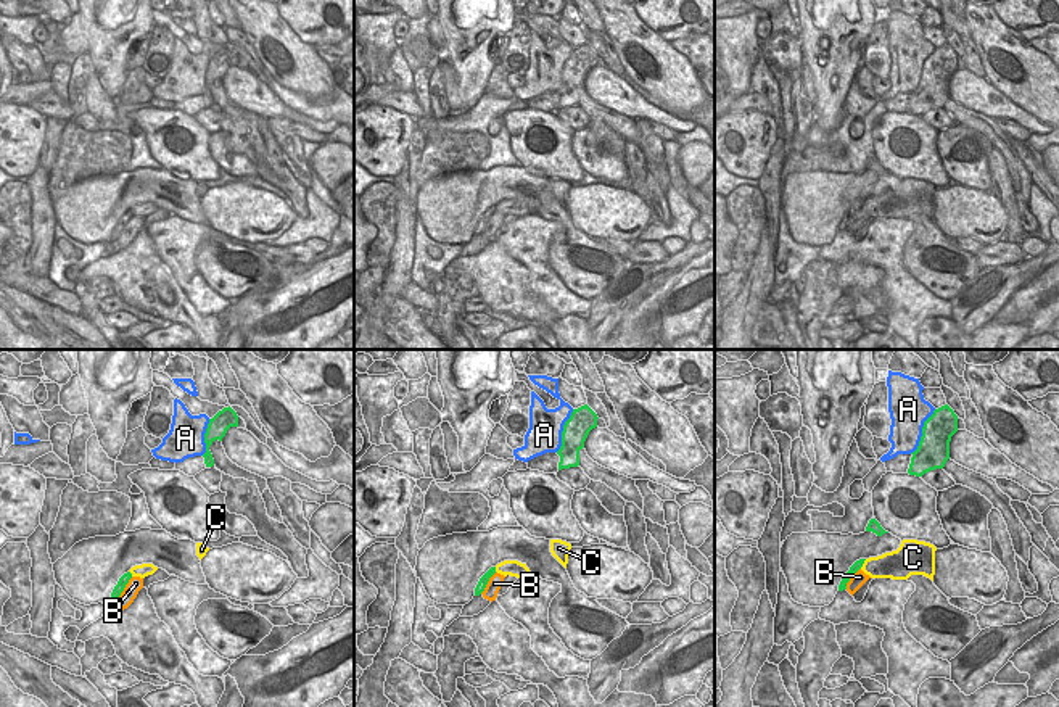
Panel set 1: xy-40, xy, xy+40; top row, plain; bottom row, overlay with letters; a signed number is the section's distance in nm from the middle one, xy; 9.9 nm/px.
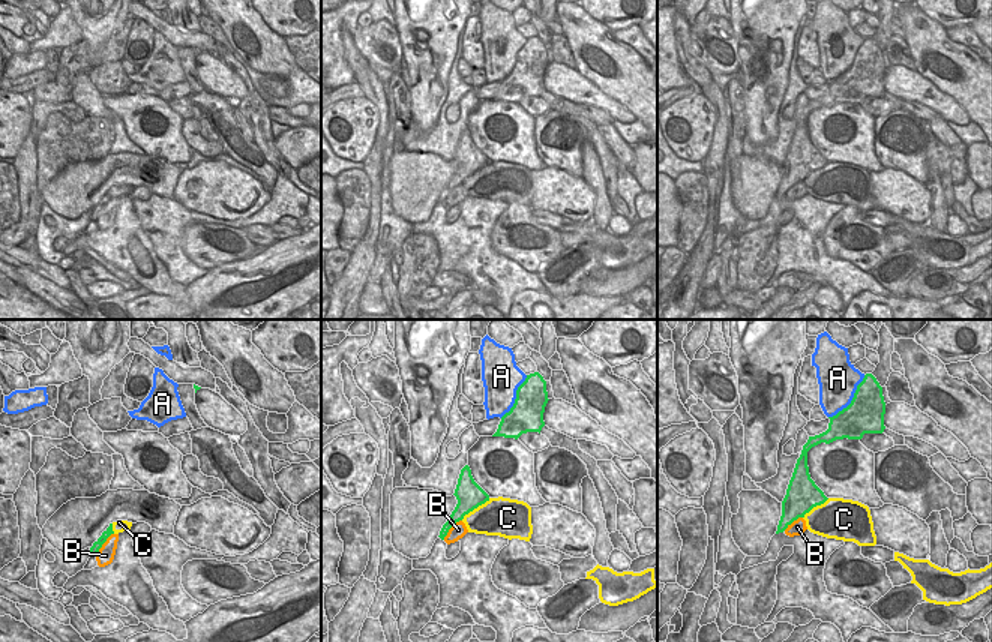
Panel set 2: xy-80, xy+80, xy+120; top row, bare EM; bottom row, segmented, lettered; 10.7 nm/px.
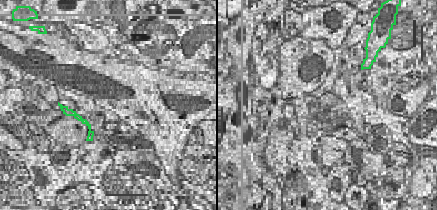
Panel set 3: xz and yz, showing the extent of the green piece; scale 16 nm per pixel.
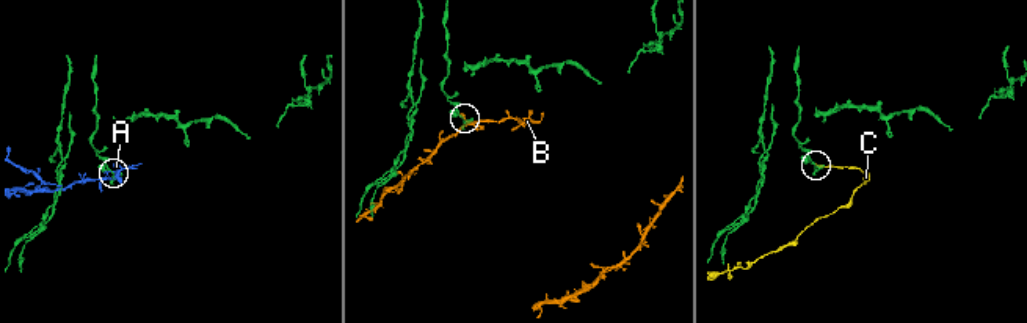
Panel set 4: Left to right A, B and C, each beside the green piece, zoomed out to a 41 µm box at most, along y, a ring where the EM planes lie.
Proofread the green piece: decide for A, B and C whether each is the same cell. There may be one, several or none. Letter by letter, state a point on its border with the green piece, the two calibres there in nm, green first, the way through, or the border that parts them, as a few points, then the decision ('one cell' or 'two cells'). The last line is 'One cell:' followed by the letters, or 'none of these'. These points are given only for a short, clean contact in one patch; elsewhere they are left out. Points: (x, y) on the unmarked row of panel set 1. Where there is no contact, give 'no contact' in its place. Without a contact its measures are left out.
A: meets green in xy+40 at (923, 71); 320 nm thick on the green side, 380 nm on the other; two cells
B: meets green in xy-40 at (124, 226); 90 nm thick on the green side, 160 nm on the other; two cells
C: meets green in xy+40 at (863, 202); 90 nm thick on the green side, 260 nm on the other; two cells
One cell: none of these

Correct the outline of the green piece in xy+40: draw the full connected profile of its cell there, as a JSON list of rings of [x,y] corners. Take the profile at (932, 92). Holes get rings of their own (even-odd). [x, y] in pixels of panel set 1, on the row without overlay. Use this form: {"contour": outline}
{"contour": [[[945,43],[933,50],[924,61],[919,85],[911,97],[909,114],[922,116],[924,113],[943,108],[950,98],[950,81],[958,71],[958,55]]]}

